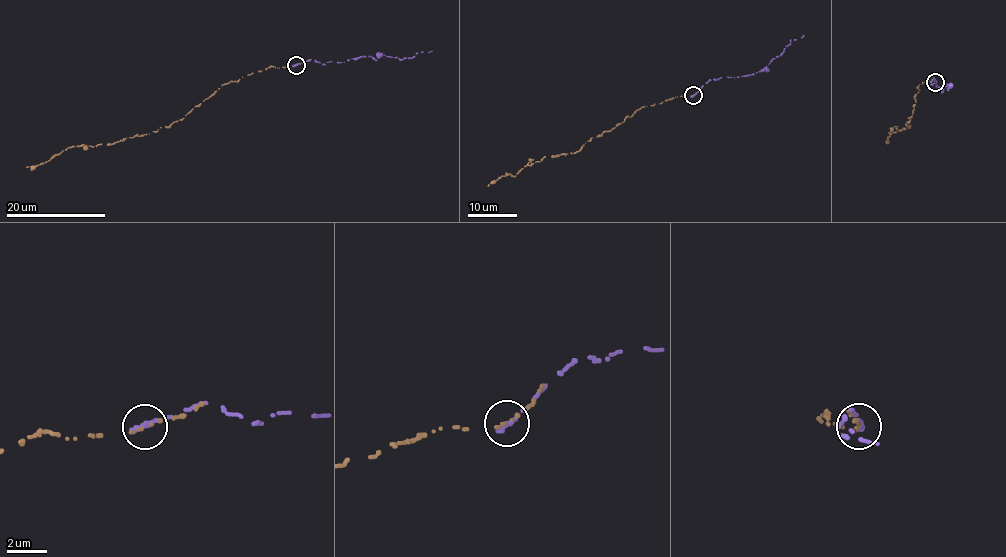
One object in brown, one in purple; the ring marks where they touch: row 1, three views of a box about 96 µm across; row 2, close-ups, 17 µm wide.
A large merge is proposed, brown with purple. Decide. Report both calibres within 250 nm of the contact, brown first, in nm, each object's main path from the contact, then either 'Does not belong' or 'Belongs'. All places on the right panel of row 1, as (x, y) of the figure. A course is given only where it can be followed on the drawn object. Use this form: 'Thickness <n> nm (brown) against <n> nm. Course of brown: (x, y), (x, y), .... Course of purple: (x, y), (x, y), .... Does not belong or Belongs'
Thickness 150 nm (brown) against 320 nm. Course of brown: (935, 81), (926, 79), (917, 87), (906, 121), (910, 127), (900, 131), (894, 126), (898, 130), (888, 139). Course of purple: (936, 82), (933, 77), (930, 82), (948, 85), (949, 89), (947, 85), (937, 91), (938, 87). Belongs

